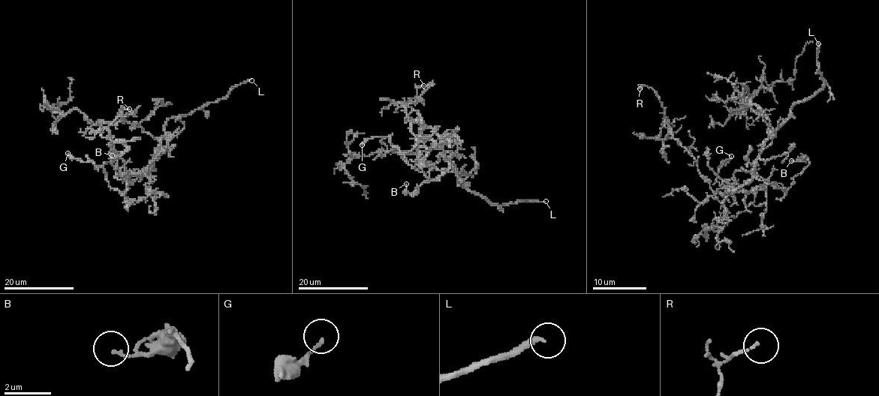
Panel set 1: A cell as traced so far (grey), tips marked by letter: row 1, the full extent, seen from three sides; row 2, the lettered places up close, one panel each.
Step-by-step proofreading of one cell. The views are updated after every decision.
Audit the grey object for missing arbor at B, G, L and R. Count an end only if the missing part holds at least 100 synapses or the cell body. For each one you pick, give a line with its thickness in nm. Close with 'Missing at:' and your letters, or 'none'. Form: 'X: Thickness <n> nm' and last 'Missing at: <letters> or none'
L: Thickness 200 nm
Missing at: L

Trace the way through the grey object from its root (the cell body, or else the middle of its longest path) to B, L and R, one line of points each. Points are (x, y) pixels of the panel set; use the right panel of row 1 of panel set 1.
B: (771, 133), (757, 159), (754, 176), (785, 191), (793, 178), (808, 164), (805, 157), (800, 161), (791, 160)
L: (771, 133), (772, 134), (788, 117), (790, 109), (795, 103), (811, 97), (825, 85), (818, 72), (818, 43)
R: (771, 133), (754, 175), (733, 190), (715, 193), (696, 160), (673, 137), (657, 94), (646, 85), (639, 88)

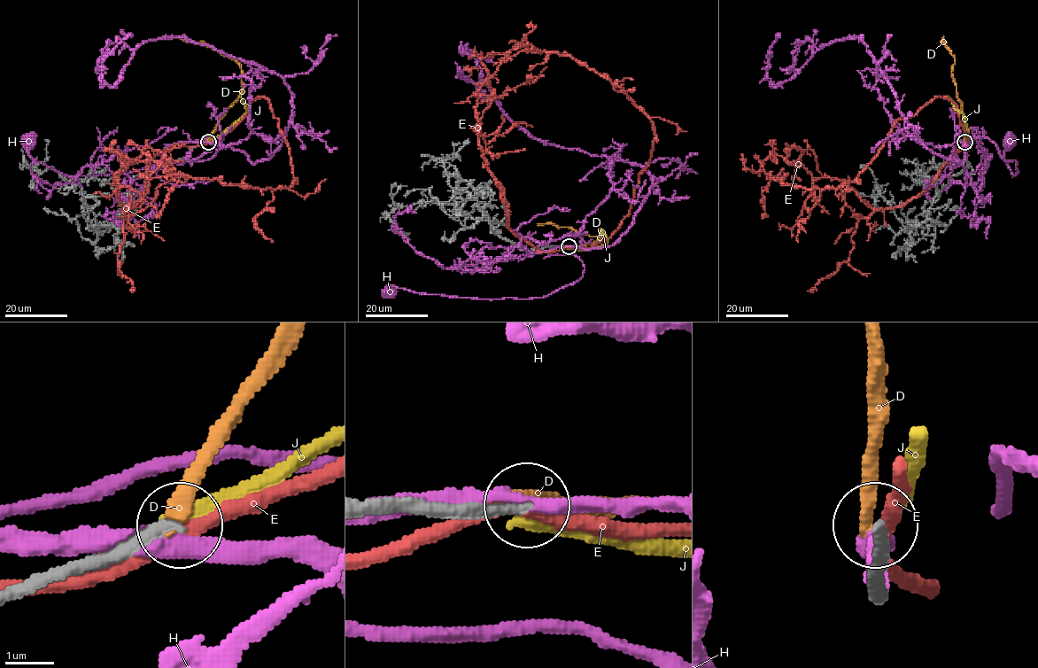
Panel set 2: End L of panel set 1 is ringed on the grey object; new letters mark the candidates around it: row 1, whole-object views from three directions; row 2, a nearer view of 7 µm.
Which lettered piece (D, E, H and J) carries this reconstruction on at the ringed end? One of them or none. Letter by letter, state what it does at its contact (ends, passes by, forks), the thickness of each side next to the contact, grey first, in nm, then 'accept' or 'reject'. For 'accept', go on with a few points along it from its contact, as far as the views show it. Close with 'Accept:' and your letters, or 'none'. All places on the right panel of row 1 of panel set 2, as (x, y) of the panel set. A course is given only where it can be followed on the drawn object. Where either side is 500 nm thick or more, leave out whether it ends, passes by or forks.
D: it ends; calibres 260 and 360 nm; reject
E: it passes by; calibres 360 and 280 nm; reject
H: it passes by; calibres 360 and 400 nm; reject
J: it ends; calibres 260 and 280 nm; reject
Accept: none

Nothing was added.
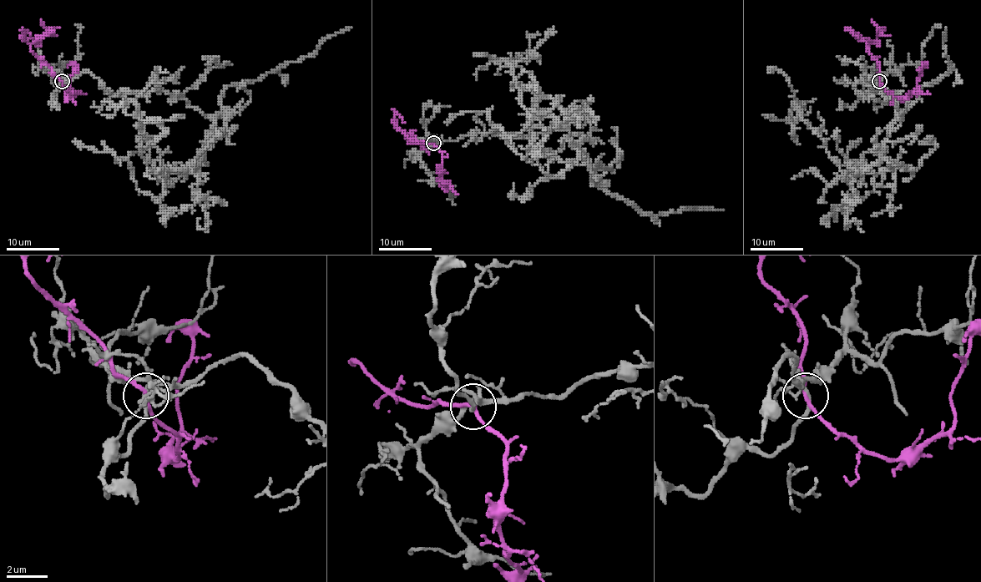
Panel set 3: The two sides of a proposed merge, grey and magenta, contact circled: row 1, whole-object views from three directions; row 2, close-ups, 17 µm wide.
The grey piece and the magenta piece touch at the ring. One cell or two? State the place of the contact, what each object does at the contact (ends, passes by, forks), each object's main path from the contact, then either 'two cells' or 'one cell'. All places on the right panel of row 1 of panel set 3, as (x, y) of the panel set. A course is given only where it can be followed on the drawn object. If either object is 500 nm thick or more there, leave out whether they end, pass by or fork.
at (879, 81); grey forks there; magenta passes by; grey runs (878, 81), (868, 94), (889, 93), (900, 117), (882, 157), (852, 170), (893, 164), (849, 160), (860, 138); magenta runs (878, 81), (877, 60), (868, 50), (868, 44), (859, 37); two cells

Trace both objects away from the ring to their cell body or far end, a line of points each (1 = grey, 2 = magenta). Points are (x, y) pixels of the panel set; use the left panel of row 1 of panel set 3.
1: (61, 81), (178, 93), (214, 122), (197, 169), (162, 177), (74, 138)
2: (61, 81), (32, 50), (31, 44), (22, 33), (22, 31), (29, 32), (32, 37)

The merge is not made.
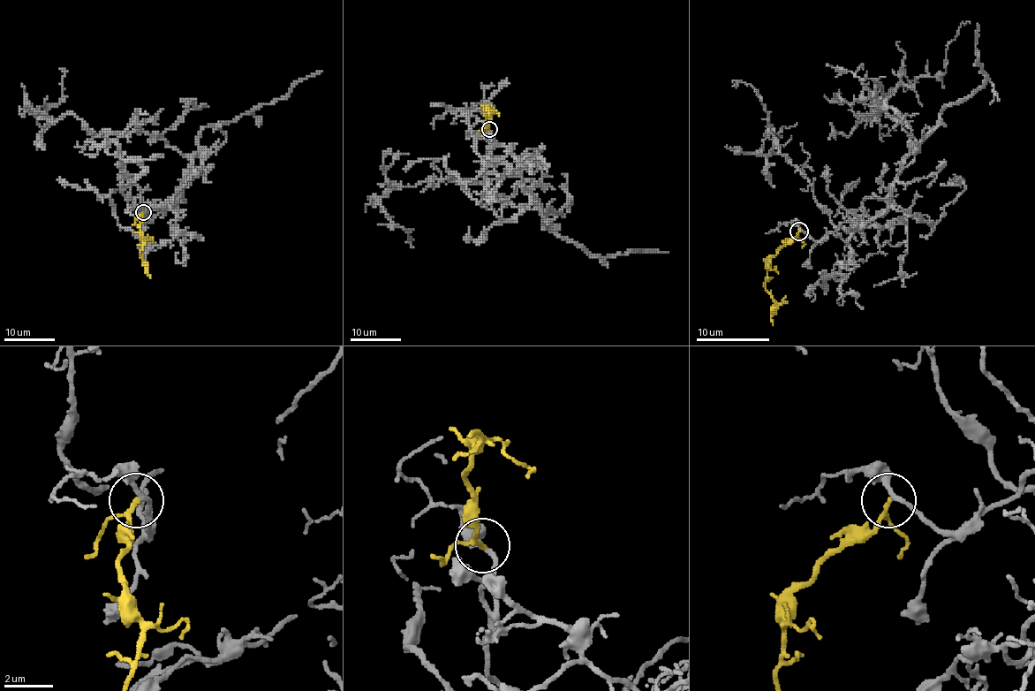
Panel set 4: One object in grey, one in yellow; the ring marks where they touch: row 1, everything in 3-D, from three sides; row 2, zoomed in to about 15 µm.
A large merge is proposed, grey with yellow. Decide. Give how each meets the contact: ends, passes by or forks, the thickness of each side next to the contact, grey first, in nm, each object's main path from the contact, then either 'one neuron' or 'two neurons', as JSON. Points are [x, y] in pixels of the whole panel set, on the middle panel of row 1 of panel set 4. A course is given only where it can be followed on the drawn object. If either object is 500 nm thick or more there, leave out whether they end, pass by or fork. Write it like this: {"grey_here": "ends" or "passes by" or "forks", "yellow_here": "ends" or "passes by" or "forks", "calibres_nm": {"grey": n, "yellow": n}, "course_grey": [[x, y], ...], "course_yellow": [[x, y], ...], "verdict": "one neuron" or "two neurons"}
{"grey_here": "passes by", "yellow_here": "passes by", "calibres_nm": {"grey": 180, "yellow": 140}, "course_grey": [[489, 129], [491, 156], [517, 170], [537, 205], [510, 206], [456, 177], [388, 191], [380, 203], [412, 246]], "course_yellow": [[489, 129], [487, 126], [489, 108], [487, 106], [489, 112], [497, 111]], "verdict": "one neuron"}

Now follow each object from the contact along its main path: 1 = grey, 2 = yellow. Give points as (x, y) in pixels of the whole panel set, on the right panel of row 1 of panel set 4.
1: (798, 230), (820, 240), (887, 208), (914, 148), (870, 101), (942, 74), (970, 23)
2: (798, 231), (771, 259), (771, 266), (767, 269), (766, 290), (774, 303), (771, 320), (773, 325)

